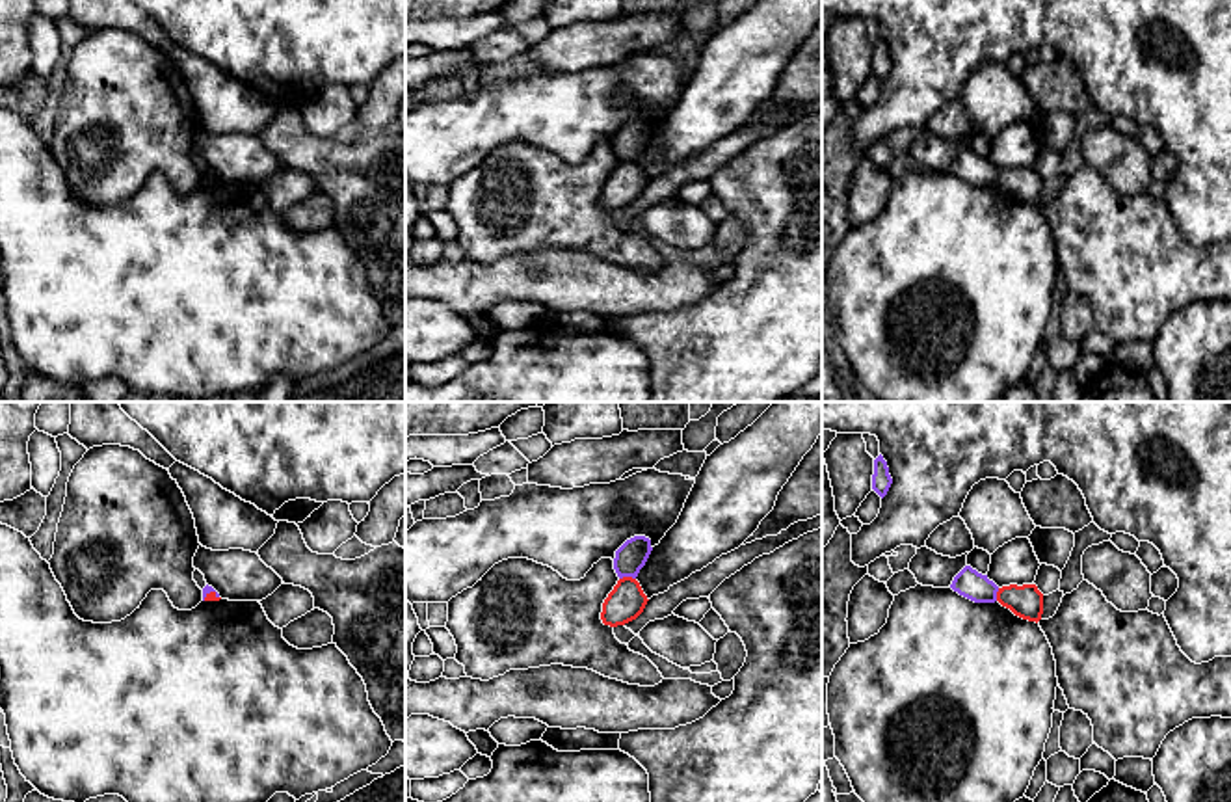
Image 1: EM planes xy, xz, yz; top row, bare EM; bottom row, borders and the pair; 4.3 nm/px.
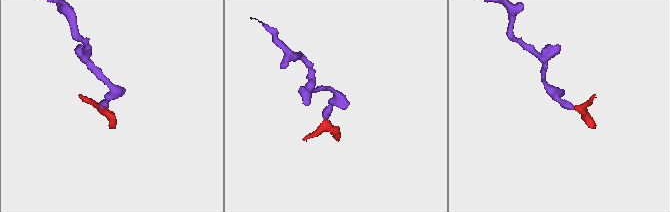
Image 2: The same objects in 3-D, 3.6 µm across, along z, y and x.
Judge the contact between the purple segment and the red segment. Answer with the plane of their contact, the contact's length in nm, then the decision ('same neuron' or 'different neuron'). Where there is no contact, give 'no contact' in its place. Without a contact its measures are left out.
xz | 70 nm | different neuron

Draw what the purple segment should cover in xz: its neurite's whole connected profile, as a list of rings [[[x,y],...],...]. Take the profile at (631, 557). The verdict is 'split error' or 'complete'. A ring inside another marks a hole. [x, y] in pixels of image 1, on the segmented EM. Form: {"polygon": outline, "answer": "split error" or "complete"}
{"polygon": [[[634,536],[627,540],[617,551],[614,558],[614,569],[619,579],[632,577],[636,579],[640,569],[645,566],[651,555],[651,540],[645,536]]], "answer": "complete"}

